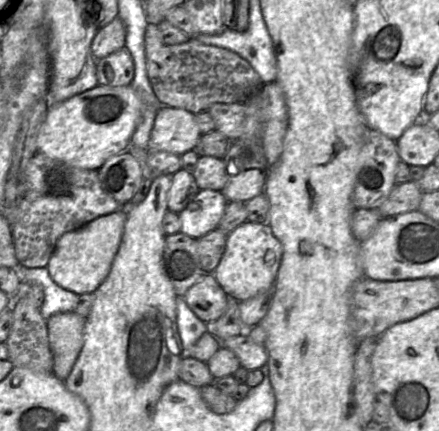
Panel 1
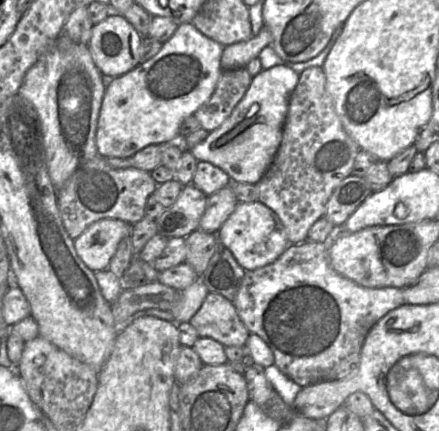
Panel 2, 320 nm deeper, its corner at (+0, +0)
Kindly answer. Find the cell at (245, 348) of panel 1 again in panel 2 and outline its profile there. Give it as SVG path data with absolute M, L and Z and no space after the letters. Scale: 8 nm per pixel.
M208 293L189 323L199 337L212 338L224 347L244 347L250 335L240 320L234 303L217 293Z

